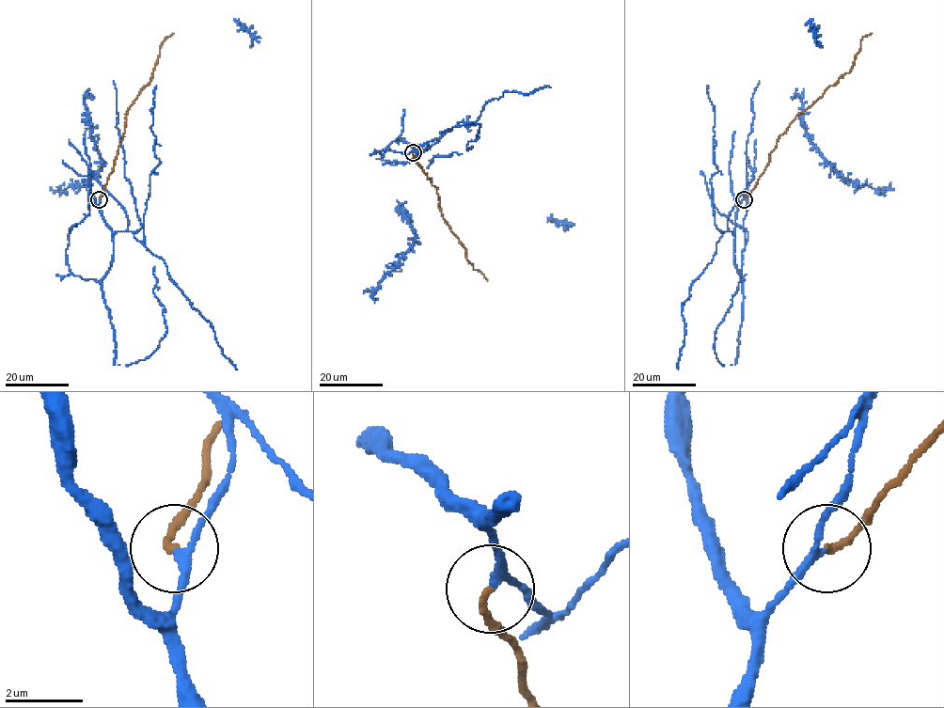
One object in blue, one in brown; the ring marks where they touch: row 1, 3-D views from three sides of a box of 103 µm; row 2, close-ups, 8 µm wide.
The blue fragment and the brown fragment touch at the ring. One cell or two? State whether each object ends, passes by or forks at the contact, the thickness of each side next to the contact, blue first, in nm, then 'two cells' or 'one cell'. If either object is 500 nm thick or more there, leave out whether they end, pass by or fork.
blue passes by; brown ends there; 180 nm thick on the blue side, 170 nm on the other; one cell

